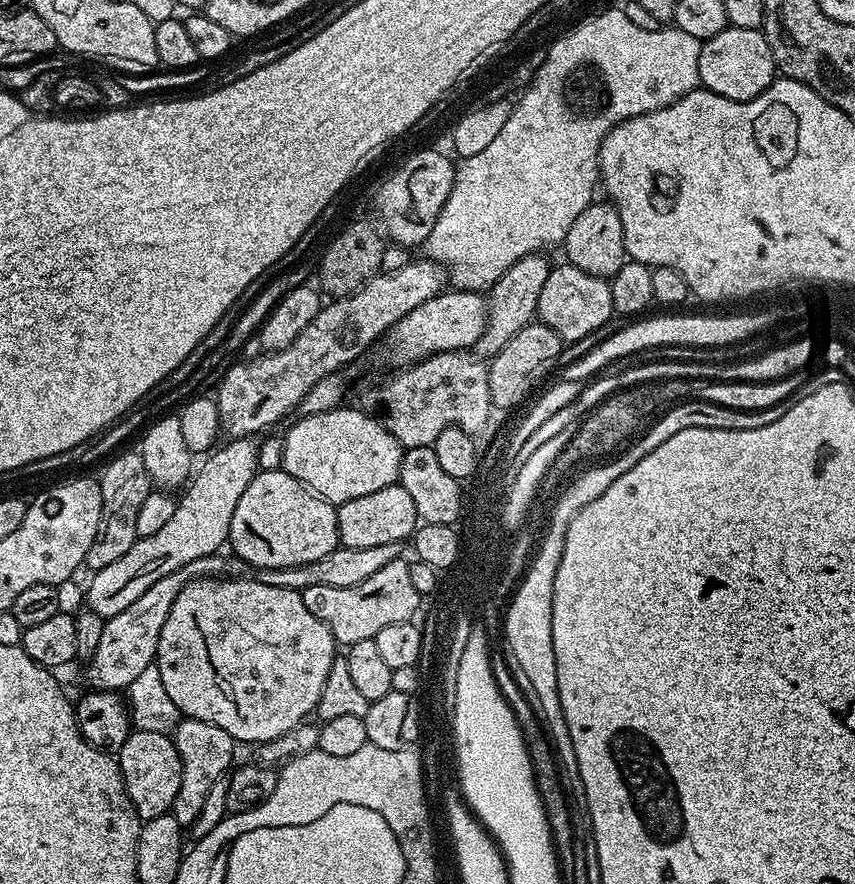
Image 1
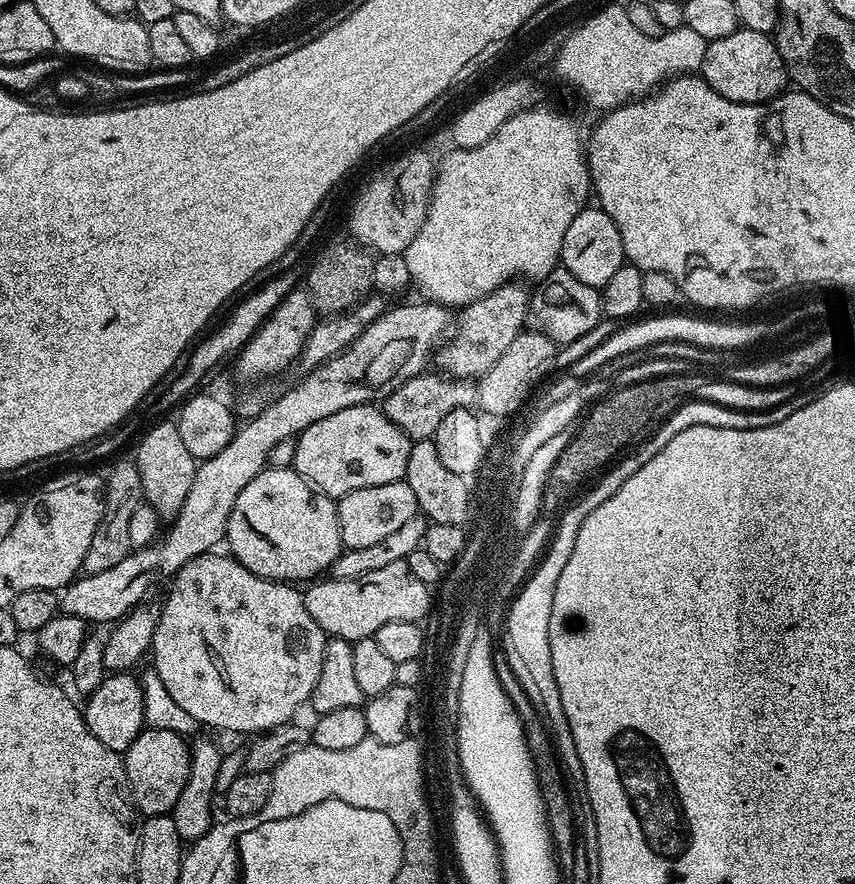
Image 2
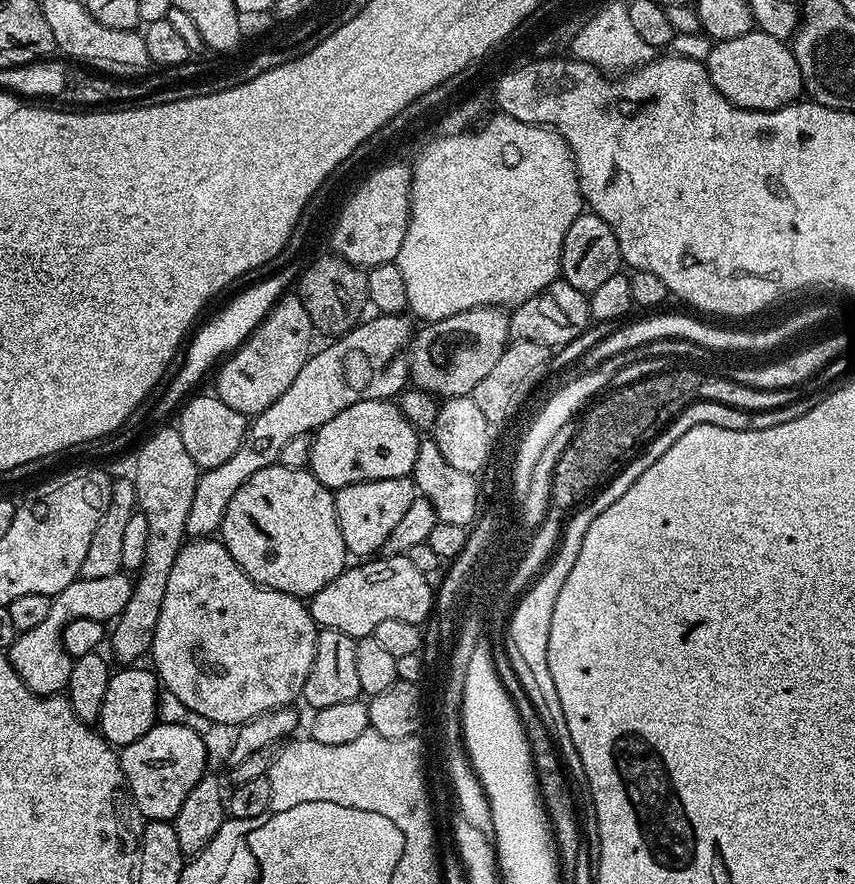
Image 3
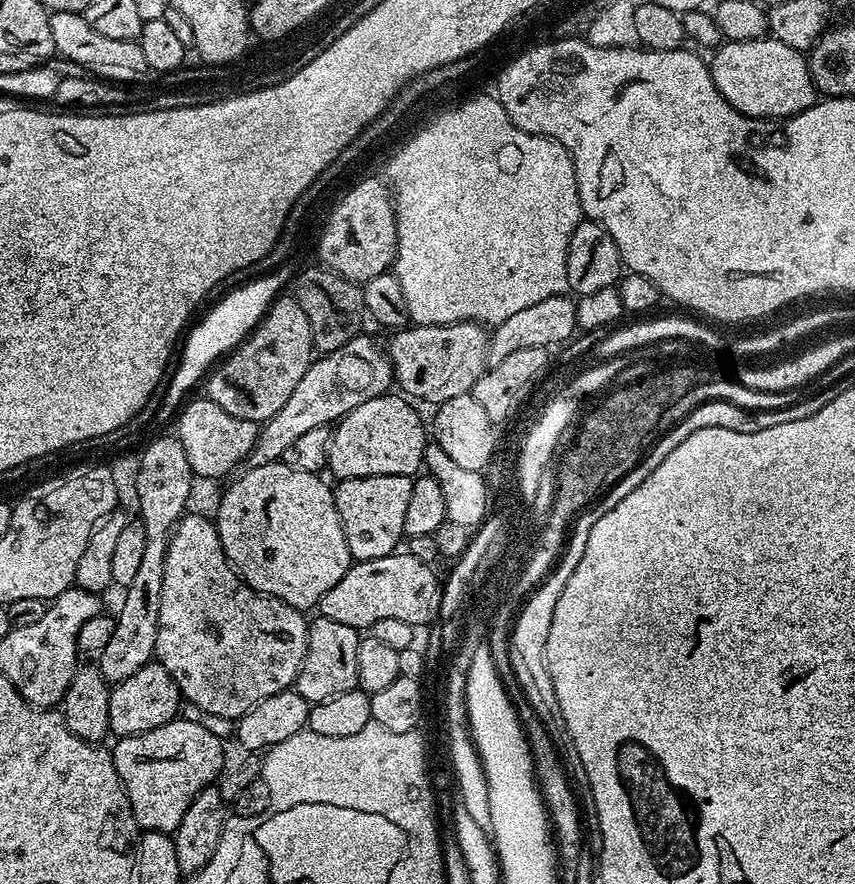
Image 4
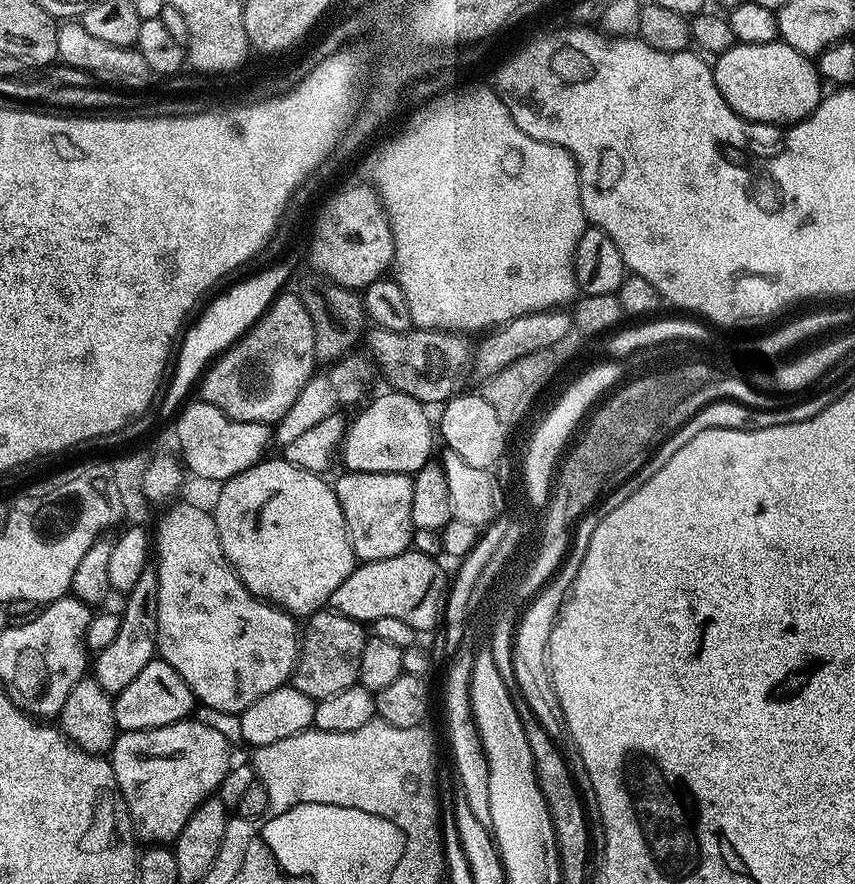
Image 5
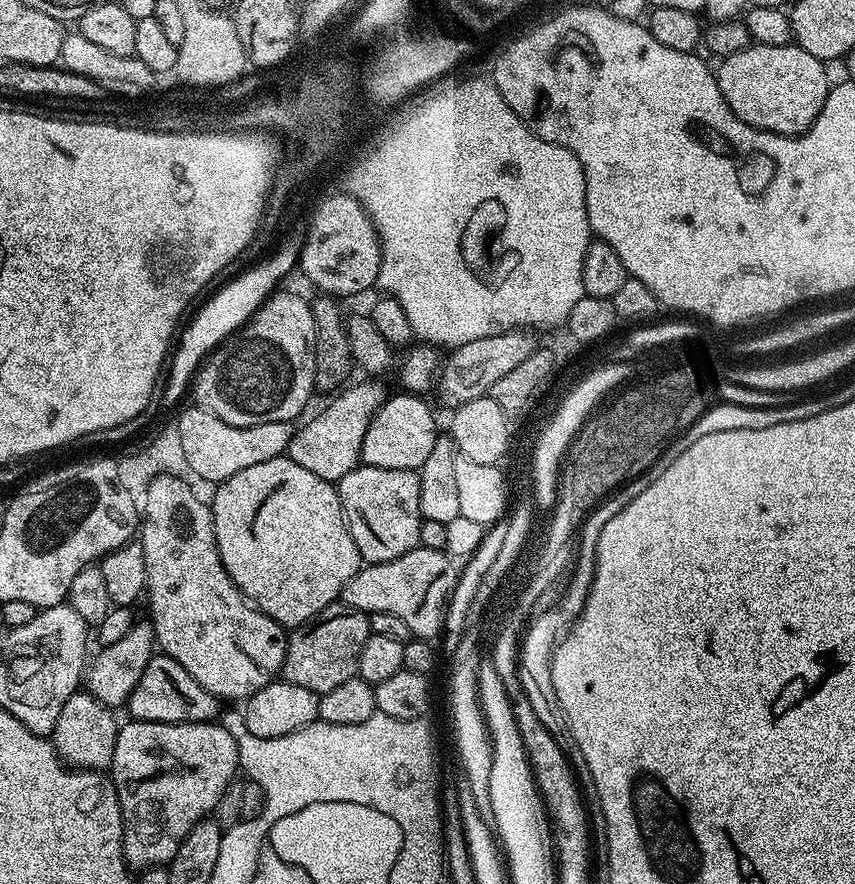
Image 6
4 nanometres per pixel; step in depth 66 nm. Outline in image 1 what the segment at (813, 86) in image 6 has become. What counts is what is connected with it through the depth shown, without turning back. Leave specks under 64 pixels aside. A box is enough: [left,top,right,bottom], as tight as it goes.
[698,26,778,100]

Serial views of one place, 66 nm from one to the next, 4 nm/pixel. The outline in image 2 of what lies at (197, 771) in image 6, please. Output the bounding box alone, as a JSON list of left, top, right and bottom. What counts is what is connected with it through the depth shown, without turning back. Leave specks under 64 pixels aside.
[123,727,192,817]

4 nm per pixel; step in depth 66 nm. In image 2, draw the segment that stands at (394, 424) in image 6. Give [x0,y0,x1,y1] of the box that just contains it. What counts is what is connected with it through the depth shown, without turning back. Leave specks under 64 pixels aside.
[292,402,413,498]

